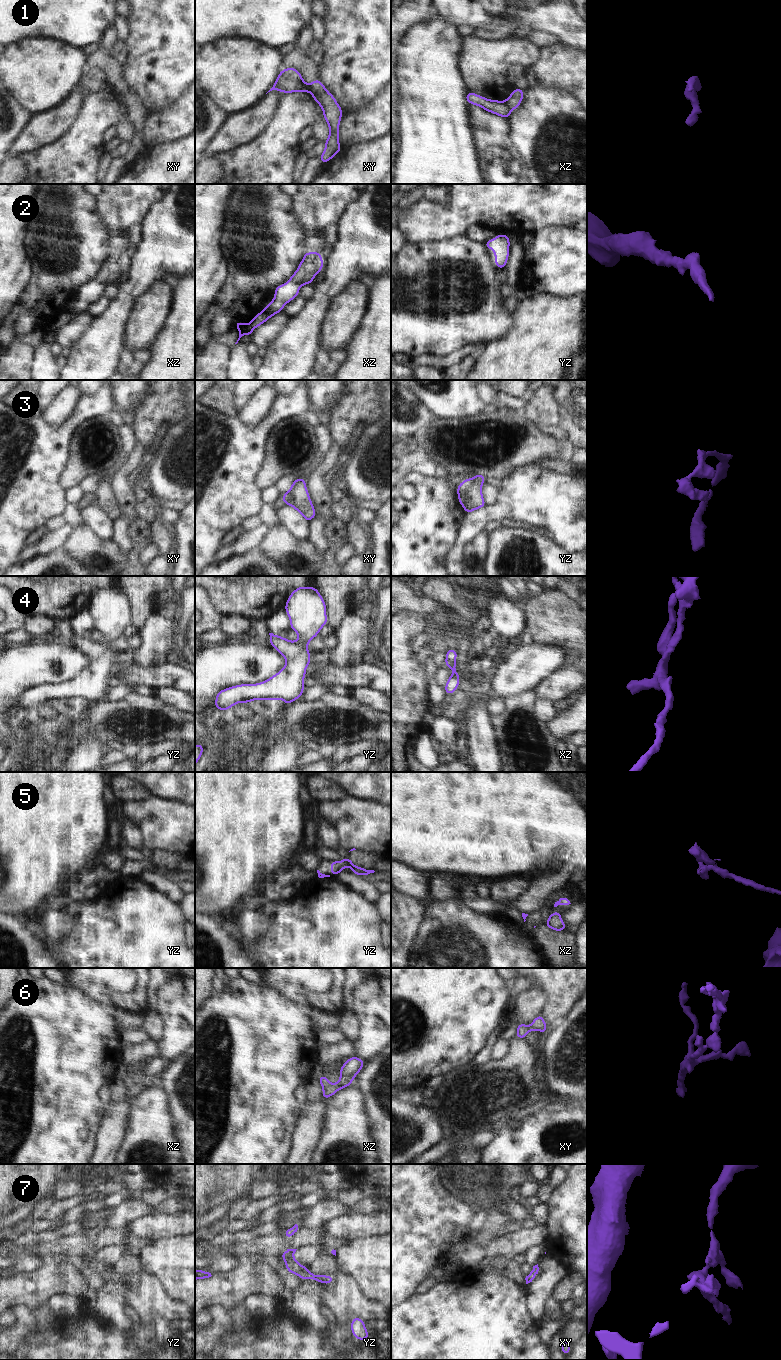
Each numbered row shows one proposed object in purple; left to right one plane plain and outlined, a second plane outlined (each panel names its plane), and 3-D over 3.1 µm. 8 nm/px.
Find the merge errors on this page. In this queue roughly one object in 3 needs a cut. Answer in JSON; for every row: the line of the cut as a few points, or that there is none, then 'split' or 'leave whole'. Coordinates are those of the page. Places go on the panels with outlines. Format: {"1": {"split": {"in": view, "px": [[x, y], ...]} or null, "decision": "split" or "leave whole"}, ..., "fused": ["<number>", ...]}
{"1": {"split": {"in": "xz", "px": [[504, 101], [511, 110]]}, "decision": "split"}, "2": {"split": null, "decision": "leave whole"}, "3": {"split": null, "decision": "leave whole"}, "4": {"split": null, "decision": "leave whole"}, "5": {"split": {"in": "yz", "px": [[345, 858], [352, 863]]}, "decision": "split"}, "6": {"split": null, "decision": "leave whole"}, "7": {"split": null, "decision": "leave whole"}, "fused": ["1", "5"]}

